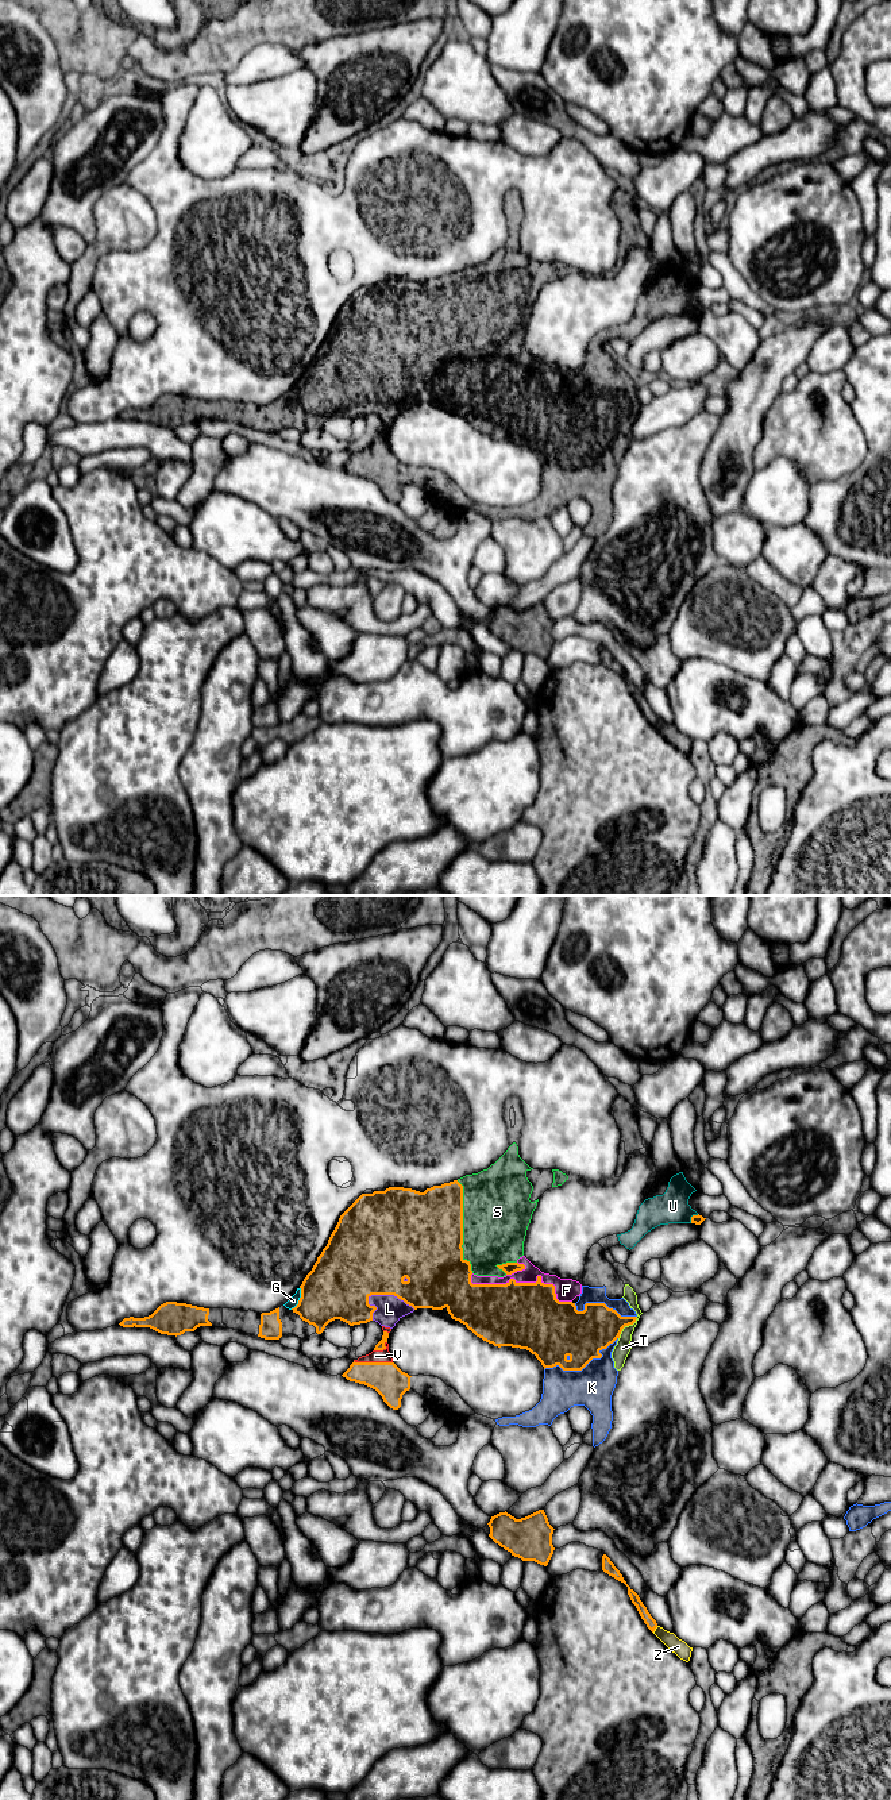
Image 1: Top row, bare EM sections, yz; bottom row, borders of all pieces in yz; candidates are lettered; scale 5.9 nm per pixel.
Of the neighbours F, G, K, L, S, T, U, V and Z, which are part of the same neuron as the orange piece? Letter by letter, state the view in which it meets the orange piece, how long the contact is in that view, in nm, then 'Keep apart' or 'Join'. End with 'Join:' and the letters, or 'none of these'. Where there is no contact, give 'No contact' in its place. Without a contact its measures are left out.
F: Touches orange in yz. Shared border 650 nm. Join
G: Touches orange in yz. Shared border 150 nm. Join
K: Touches orange in yz. Shared border 480 nm. Join
L: Touches orange in yz. Shared border 300 nm. Join
S: Touches orange in yz. Shared border 550 nm. Join
T: Touches orange in yz. Shared border 170 nm. Join
U: Touches orange in yz. Shared border 80 nm. Join
V: Touches orange in yz. Shared border 240 nm. Join
Z: Touches orange in yz. Shared border 50 nm. Join
Join: F, G, K, L, S, T, U, V, Z

